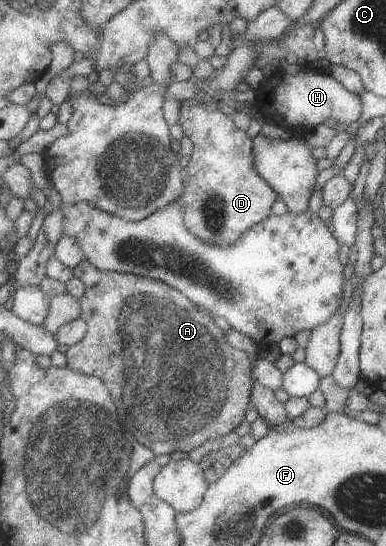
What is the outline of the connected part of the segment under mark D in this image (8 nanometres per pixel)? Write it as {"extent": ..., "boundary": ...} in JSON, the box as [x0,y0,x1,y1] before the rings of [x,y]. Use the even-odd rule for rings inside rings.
{"extent":[177,101,277,245],"boundary":[[[216,101],[203,103],[179,102],[178,124],[183,134],[191,140],[193,153],[188,157],[189,162],[185,168],[188,180],[185,182],[185,189],[181,189],[181,196],[177,197],[177,203],[184,210],[185,231],[197,237],[205,245],[233,245],[237,239],[249,230],[253,225],[263,221],[270,215],[270,207],[277,200],[273,189],[261,179],[253,169],[252,141],[245,131],[237,129],[219,109]]]}

